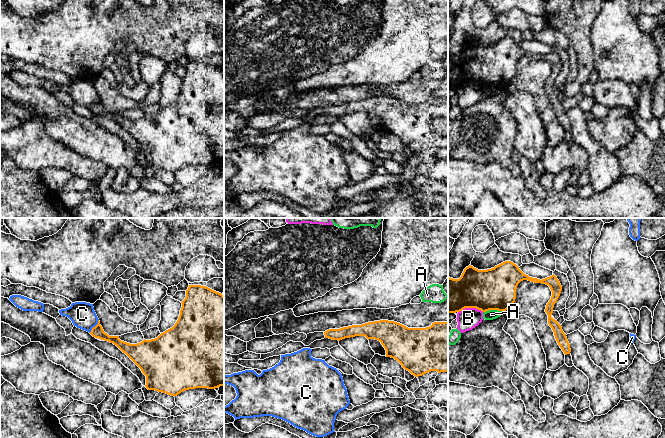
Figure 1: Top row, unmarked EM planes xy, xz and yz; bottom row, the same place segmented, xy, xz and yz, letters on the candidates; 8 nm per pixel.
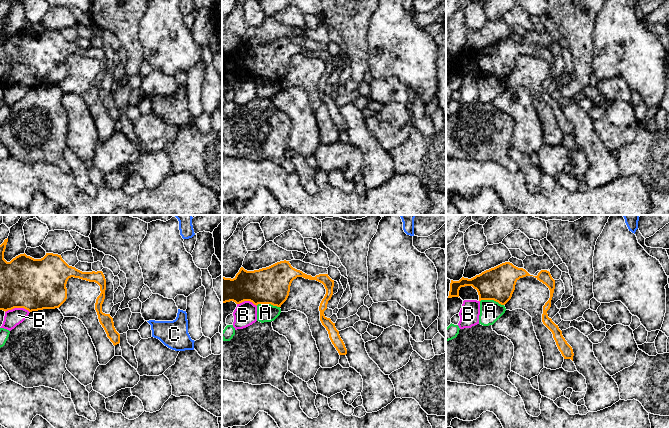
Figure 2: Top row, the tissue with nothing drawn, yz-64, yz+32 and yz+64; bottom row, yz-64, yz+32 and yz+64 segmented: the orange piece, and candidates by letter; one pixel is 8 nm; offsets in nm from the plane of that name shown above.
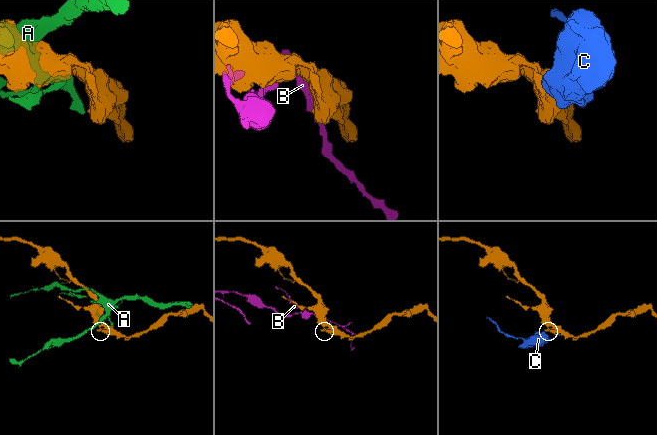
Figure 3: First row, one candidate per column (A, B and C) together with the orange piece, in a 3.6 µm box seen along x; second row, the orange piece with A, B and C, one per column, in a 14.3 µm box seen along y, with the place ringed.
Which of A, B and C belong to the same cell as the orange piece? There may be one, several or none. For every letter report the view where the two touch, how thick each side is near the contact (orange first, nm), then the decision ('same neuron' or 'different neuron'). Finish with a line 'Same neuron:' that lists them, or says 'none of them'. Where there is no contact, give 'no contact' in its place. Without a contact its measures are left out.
A: yz | 340/80 nm | different neuron
B: yz | 340/170 nm | different neuron
C: xy | 90/200 nm | different neuron
Same neuron: none of them

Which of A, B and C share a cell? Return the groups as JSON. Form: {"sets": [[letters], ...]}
{"sets": [["A"], ["B"], ["C"]]}

